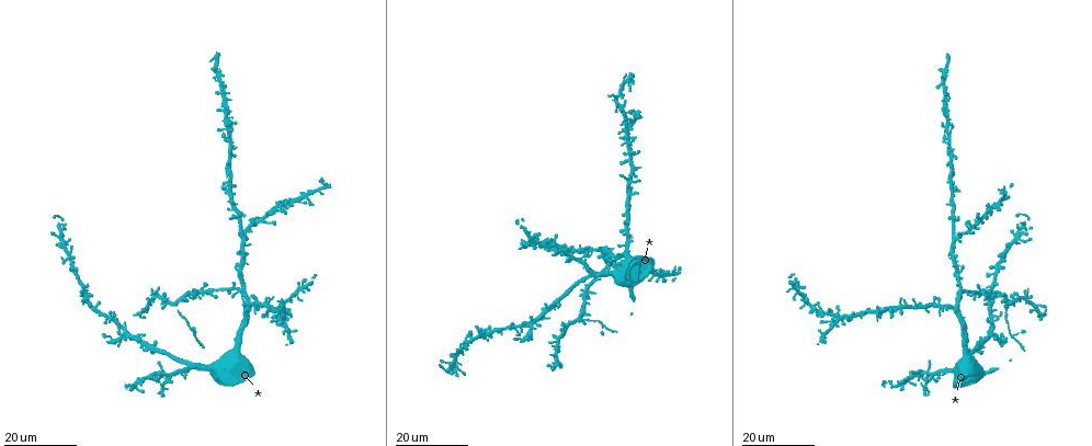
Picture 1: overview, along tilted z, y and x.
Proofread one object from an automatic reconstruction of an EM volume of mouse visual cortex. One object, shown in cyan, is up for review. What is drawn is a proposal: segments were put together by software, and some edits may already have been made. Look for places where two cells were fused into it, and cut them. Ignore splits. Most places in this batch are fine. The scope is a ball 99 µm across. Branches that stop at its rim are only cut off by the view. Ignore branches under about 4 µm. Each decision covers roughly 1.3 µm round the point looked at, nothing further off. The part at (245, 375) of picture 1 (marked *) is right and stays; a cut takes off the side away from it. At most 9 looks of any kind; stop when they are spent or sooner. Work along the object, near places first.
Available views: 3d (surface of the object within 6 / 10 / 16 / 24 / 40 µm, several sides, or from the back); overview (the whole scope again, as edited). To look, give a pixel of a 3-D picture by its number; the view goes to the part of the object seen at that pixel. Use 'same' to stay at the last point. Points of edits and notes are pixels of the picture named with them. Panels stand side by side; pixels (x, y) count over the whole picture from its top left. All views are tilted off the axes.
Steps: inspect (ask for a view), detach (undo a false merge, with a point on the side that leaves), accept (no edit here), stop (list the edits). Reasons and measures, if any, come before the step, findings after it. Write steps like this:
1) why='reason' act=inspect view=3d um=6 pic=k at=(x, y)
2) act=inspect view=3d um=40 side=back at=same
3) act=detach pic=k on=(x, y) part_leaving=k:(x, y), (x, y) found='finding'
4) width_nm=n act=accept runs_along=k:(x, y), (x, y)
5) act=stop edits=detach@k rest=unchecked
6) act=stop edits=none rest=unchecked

why='two arms in line, one across' act=inspect view=3d um=24 pic=1 at=(599, 321)

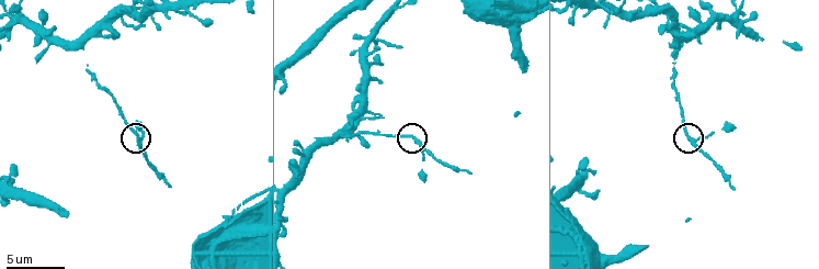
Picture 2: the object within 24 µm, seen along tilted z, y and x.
act=inspect view=3d um=6 pic=2 at=(418, 144)

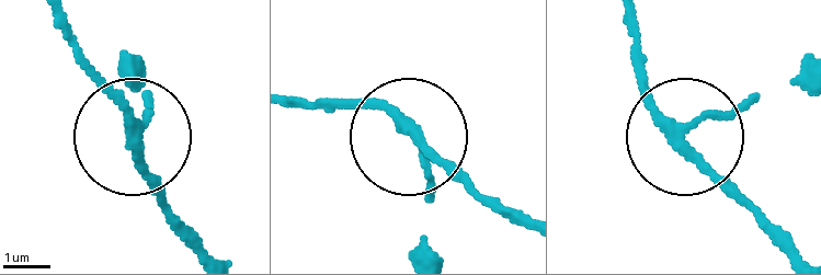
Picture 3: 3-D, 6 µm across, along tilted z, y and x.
arms=3 act=accept found='all the same cell'

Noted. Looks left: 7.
why='looks like a crossing' act=inspect view=3d um=16 pic=1 at=(514, 328)

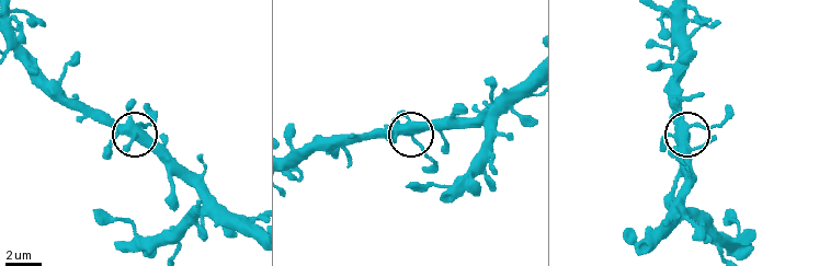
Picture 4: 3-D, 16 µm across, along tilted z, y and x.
act=inspect view=3d um=10 pic=4 at=(688, 126)

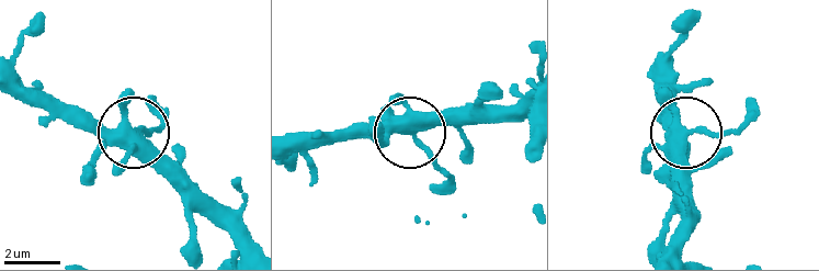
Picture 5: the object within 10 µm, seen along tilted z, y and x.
act=accept runs_along=5:(524, 94), (418, 128), (416, 142), (453, 182) found='one cell here'

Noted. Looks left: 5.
act=inspect view=3d um=10 pic=2 at=(78, 46)

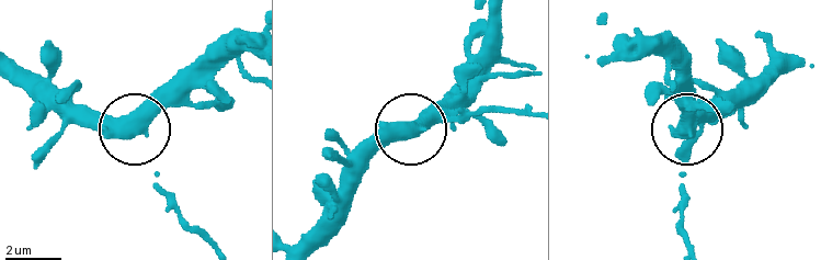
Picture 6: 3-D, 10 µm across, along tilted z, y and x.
act=accept runs_along=6:(492, 11), (486, 53), (412, 127), (451, 122) found='continuous, no second cell'

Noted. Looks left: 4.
why='four arms meet' act=inspect view=3d um=24 pic=1 at=(588, 251)

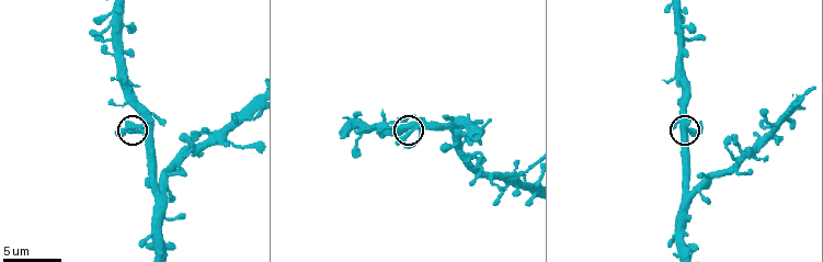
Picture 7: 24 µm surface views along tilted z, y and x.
act=inspect view=3d um=10 pic=7 at=(138, 131)

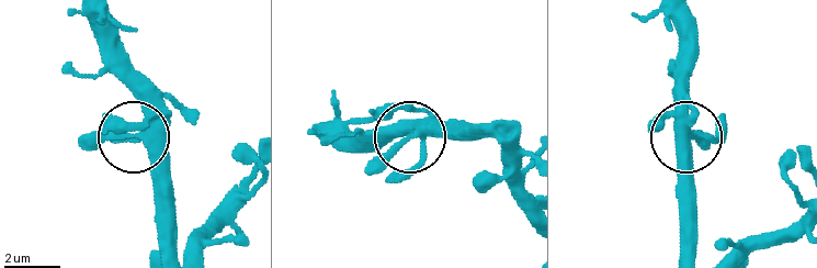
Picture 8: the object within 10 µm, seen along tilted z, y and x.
act=accept runs_along=8:(680, 255), (676, 148), (723, 114) found='continuous, no second cell'

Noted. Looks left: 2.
act=stop edits=none rest=unchecked

